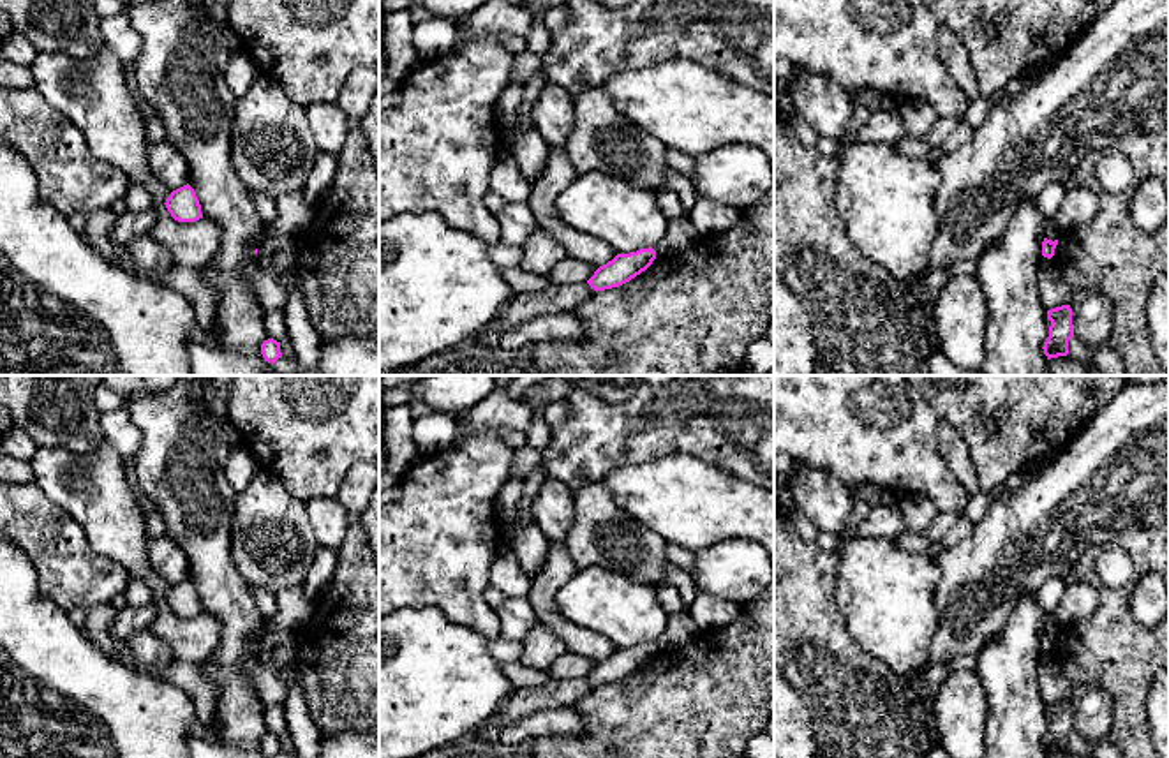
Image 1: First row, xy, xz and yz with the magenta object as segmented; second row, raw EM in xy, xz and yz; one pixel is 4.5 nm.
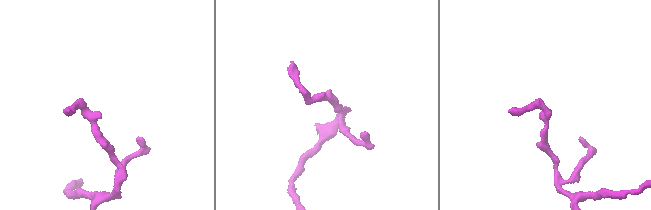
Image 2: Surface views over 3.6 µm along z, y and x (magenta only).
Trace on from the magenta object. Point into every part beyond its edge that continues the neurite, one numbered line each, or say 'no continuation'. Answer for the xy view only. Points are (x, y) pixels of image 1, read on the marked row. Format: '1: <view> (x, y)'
no continuation

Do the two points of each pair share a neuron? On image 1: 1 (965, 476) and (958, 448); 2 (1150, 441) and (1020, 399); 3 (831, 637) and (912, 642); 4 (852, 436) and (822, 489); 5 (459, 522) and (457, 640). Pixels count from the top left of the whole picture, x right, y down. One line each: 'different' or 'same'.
1: same
2: different
3: different
4: different
5: different

